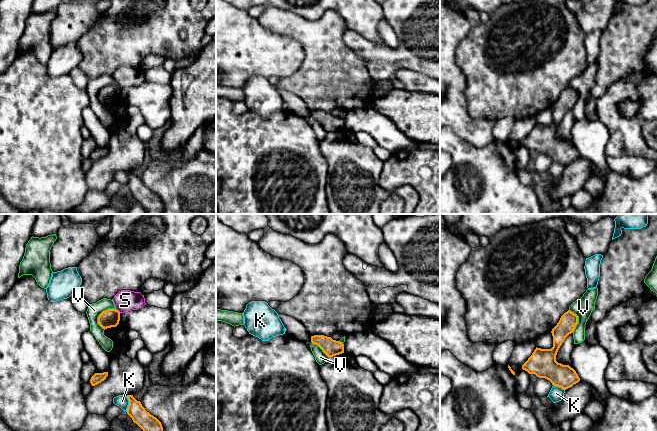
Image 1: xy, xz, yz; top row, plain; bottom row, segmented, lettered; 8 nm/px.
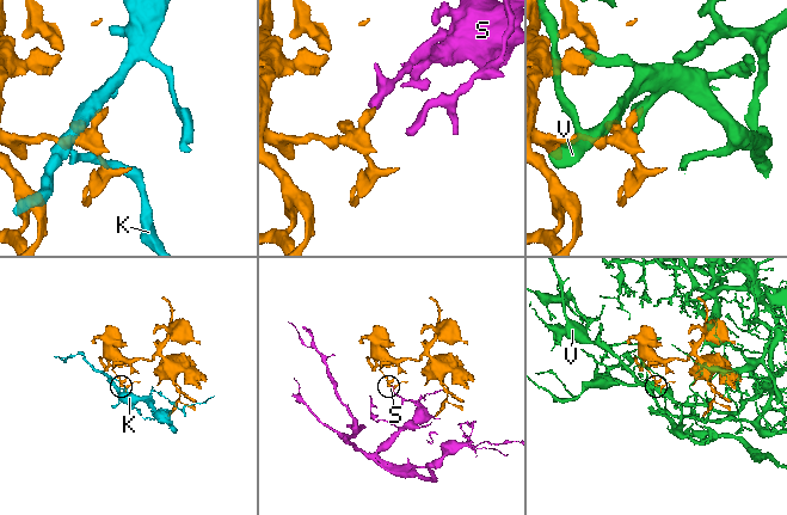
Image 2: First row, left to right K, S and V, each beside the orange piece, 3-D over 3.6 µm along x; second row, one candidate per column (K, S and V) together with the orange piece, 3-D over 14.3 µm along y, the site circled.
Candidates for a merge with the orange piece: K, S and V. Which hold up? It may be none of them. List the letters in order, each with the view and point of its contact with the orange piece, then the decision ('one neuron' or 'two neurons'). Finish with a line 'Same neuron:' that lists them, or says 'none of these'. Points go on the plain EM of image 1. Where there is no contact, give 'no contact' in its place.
K: meets orange in xy at (129, 180); two neurons
S: meets orange in xy at (117, 86); two neurons
V: meets orange in xy at (100, 90); two neurons
Same neuron: none of these

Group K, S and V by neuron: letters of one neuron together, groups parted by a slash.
K / S / V

